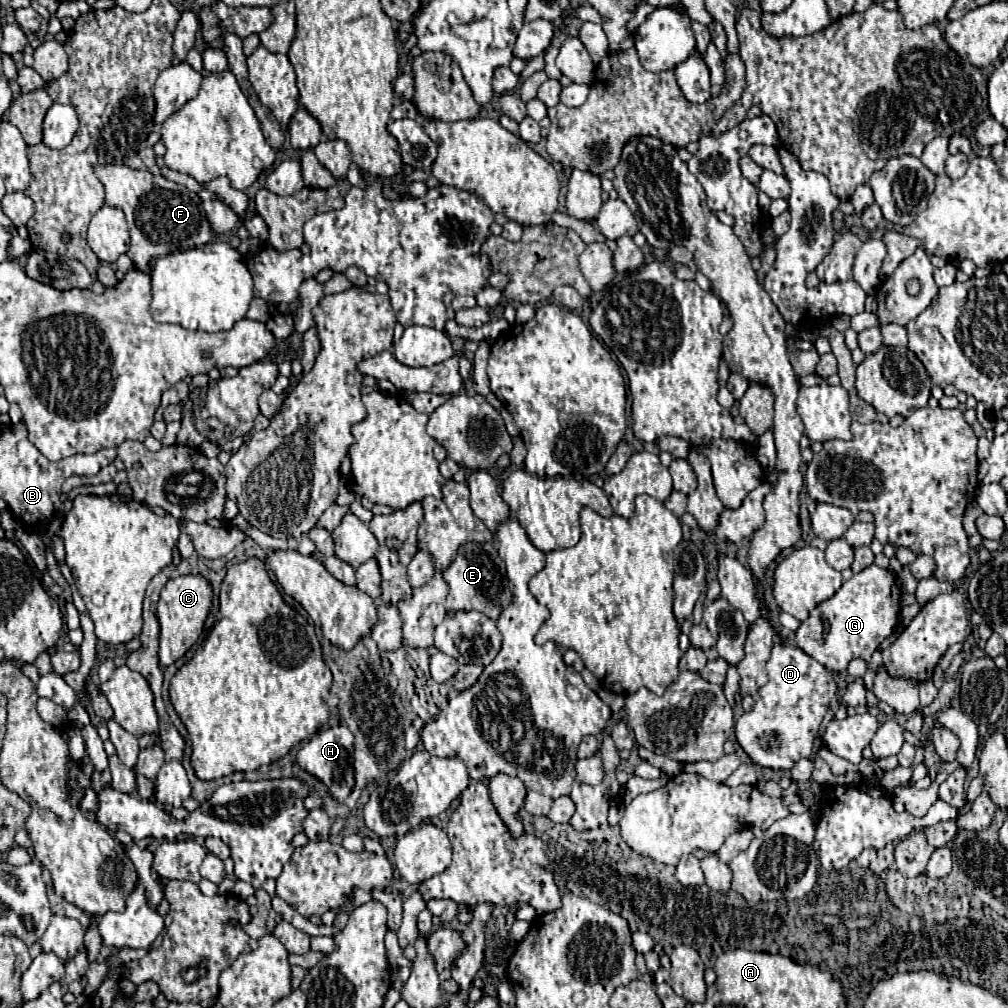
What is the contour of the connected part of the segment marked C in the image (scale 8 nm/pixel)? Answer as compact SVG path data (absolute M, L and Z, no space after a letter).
M179 575L167 581L167 585L161 589L161 599L157 605L157 619L161 625L161 645L159 645L159 663L161 667L167 667L175 663L179 657L187 653L187 649L199 639L205 619L209 615L213 601L213 587L207 577L203 575Z

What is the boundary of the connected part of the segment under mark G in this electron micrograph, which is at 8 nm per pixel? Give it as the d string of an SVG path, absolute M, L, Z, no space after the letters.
M873 563L861 573L855 573L849 581L845 581L831 599L819 603L809 613L809 617L801 621L791 643L805 651L815 661L819 661L827 671L843 673L847 671L849 661L857 657L865 661L871 659L879 643L885 637L889 637L897 627L899 611L901 611L901 589L895 583L895 575Z

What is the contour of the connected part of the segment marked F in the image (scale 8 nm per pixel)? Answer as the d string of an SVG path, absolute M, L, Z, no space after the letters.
M105 165L97 167L95 173L105 187L105 203L117 205L127 215L127 225L131 233L127 255L133 259L137 269L151 271L153 261L159 259L159 255L201 247L213 241L215 233L205 217L201 199L185 185L173 183L165 177L157 177L155 183L151 171L135 171L127 165Z

